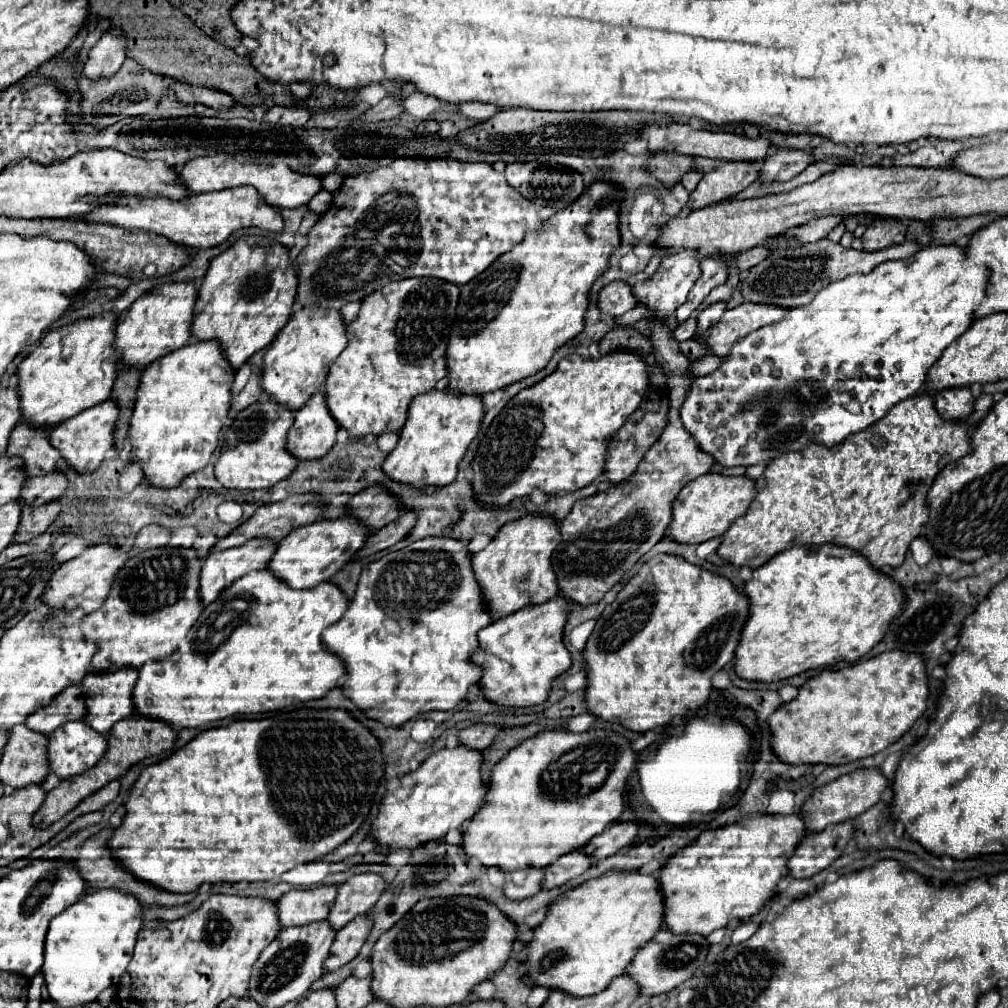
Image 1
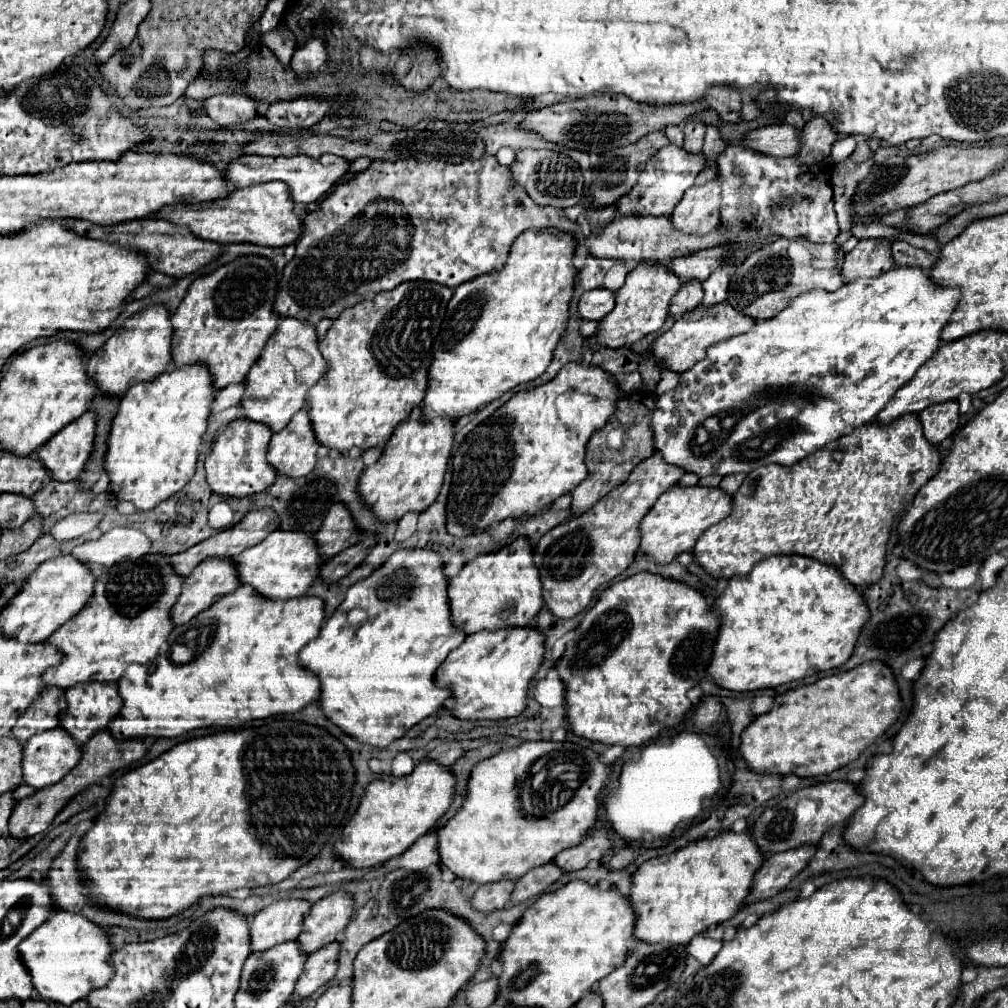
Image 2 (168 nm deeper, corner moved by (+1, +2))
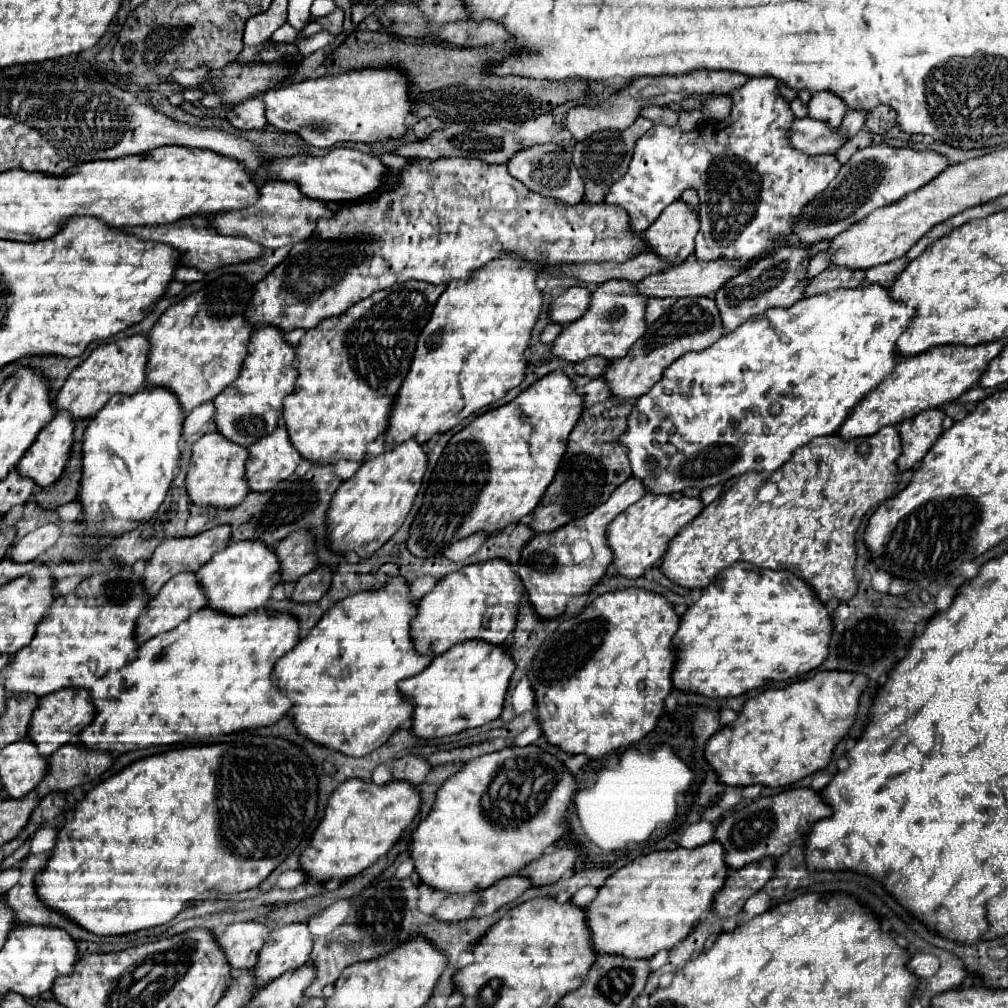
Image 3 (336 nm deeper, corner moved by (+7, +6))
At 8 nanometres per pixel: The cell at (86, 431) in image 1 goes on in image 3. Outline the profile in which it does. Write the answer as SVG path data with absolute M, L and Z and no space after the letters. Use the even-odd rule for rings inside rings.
M57 411L53 415L53 421L39 431L35 443L17 463L19 475L31 477L39 487L55 483L69 459L73 445L73 427L73 419L69 419L65 411Z

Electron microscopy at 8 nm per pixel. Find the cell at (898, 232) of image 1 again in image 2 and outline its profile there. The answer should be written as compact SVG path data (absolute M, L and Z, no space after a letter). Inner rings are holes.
M861 239L857 243L857 247L851 251L851 255L845 255L843 275L847 275L847 283L855 281L859 277L875 277L881 271L891 269L895 265L893 255L891 255L891 245L893 245L893 241L889 241L889 239Z

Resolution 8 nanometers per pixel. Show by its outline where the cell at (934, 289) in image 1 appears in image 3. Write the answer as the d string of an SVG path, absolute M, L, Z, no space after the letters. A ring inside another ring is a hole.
M865 285L853 291L833 291L833 293L801 299L789 309L769 309L761 317L753 317L745 321L733 333L723 335L717 343L713 343L705 351L685 353L681 359L677 359L665 369L663 377L651 387L649 393L641 395L641 399L635 401L633 411L627 419L627 431L619 437L619 443L627 447L627 457L631 461L633 477L637 477L649 493L671 495L671 493L685 491L689 487L705 489L717 483L725 483L727 479L735 475L743 475L747 471L775 471L789 459L789 455L793 455L795 449L807 445L813 437L835 433L843 425L851 409L863 399L863 395L867 395L867 391L873 391L895 369L897 365L895 341L901 337L901 333L905 333L905 327L909 327L911 311L913 309L909 305L893 301L889 297L889 289L881 285Z

